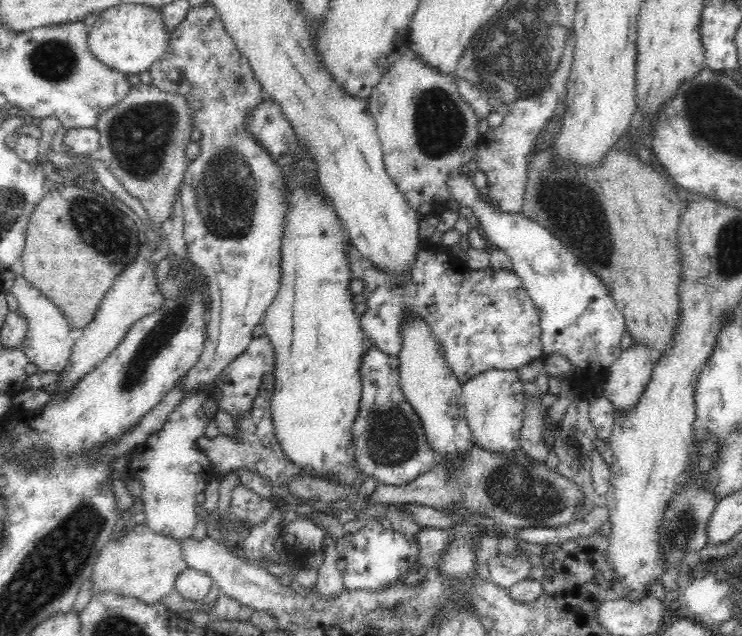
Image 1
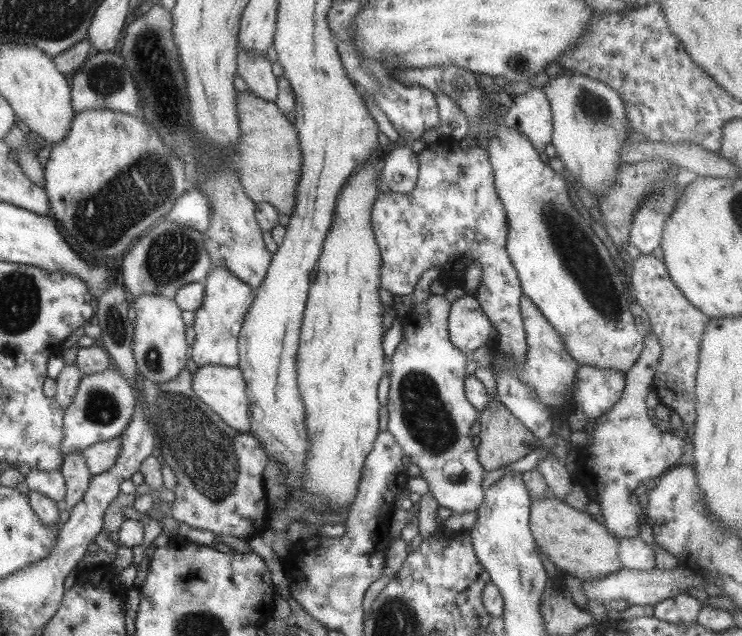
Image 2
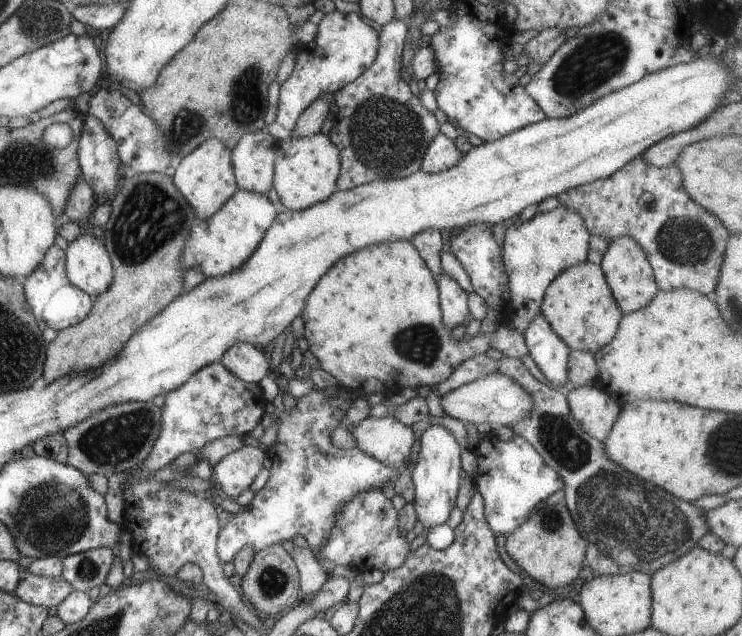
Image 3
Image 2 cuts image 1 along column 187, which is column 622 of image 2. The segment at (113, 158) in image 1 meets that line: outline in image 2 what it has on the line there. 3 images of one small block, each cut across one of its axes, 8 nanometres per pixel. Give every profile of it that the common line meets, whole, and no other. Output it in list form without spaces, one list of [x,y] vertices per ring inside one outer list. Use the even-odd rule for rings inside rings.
[[[564,70],[548,85],[540,87],[552,107],[553,134],[551,137],[557,157],[588,192],[598,200],[616,182],[620,164],[620,148],[628,144],[632,133],[624,111],[622,97],[608,84],[584,74]]]

